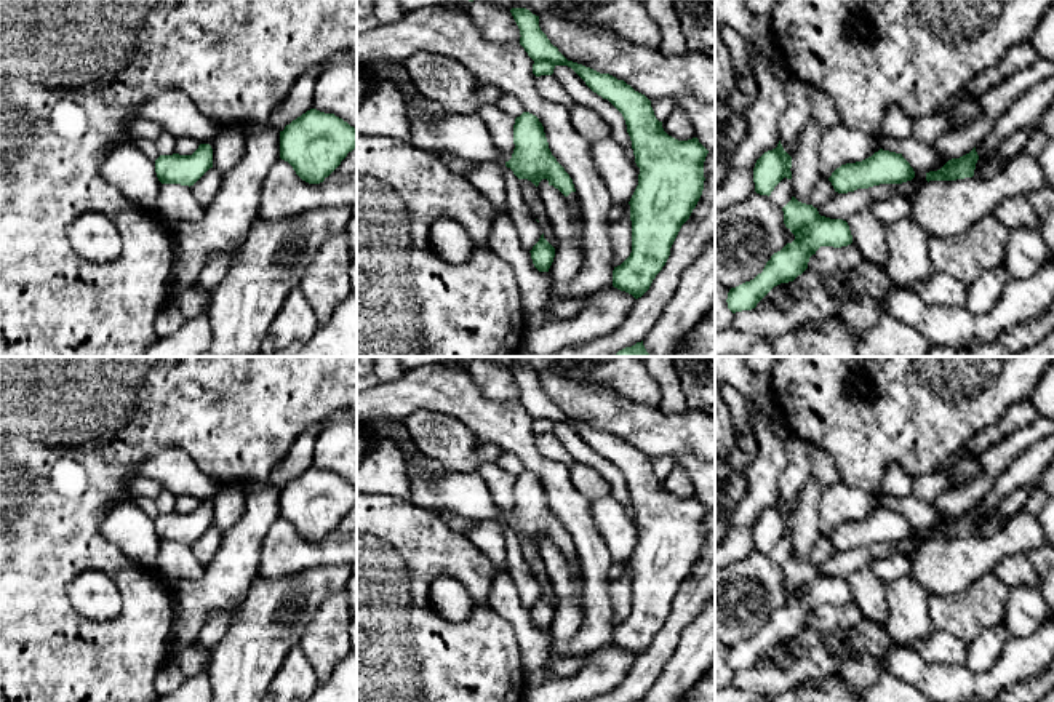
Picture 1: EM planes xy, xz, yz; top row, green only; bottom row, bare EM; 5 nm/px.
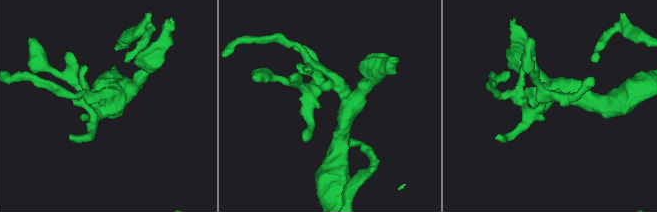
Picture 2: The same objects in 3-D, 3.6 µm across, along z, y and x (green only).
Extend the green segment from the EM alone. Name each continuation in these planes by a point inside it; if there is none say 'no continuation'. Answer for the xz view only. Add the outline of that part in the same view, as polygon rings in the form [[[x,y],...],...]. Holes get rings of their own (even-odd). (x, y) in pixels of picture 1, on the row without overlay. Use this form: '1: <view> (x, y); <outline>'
1: xz (573, 557); [[[571,550],[566,556],[573,566],[574,584],[577,587],[582,587],[582,569],[581,569],[581,561],[579,561],[577,552]]]

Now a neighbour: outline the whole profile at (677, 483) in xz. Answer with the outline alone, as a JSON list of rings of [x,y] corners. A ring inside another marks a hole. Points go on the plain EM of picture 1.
[[[673,467],[672,472],[662,480],[662,486],[669,494],[678,499],[696,496],[694,485],[686,470],[681,467]]]

